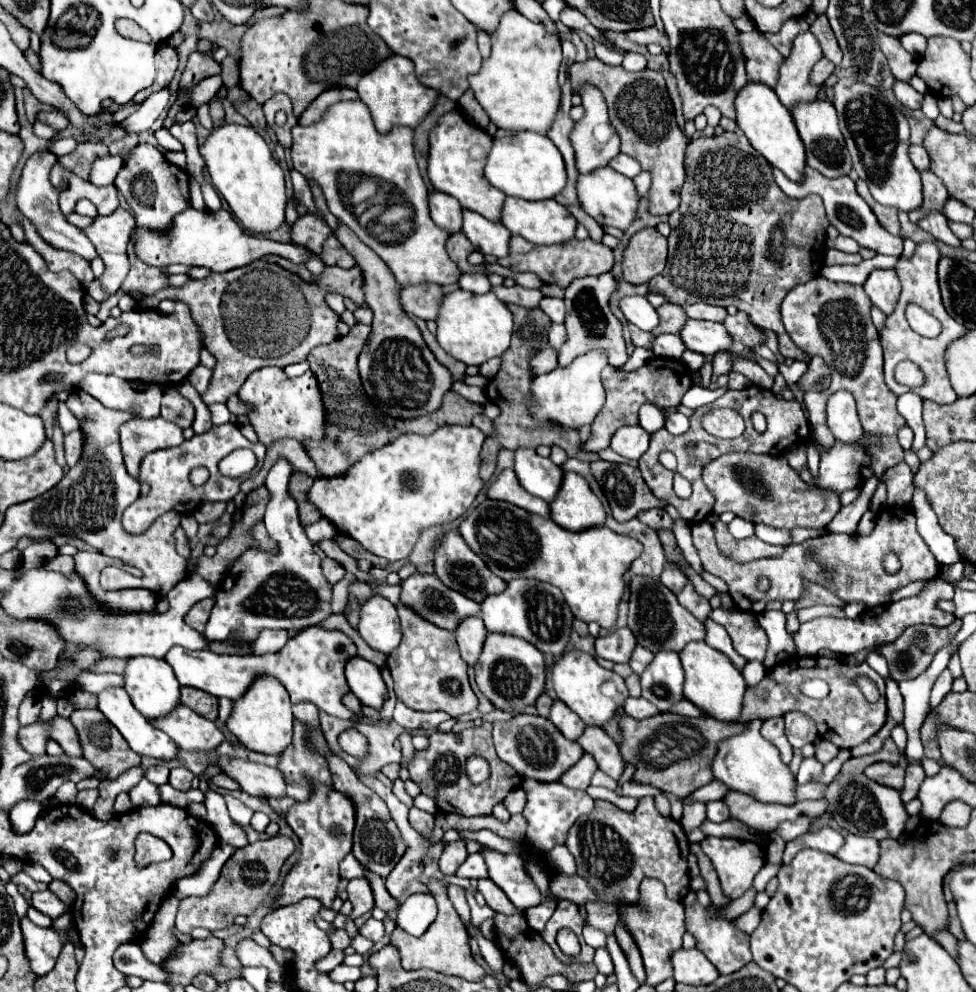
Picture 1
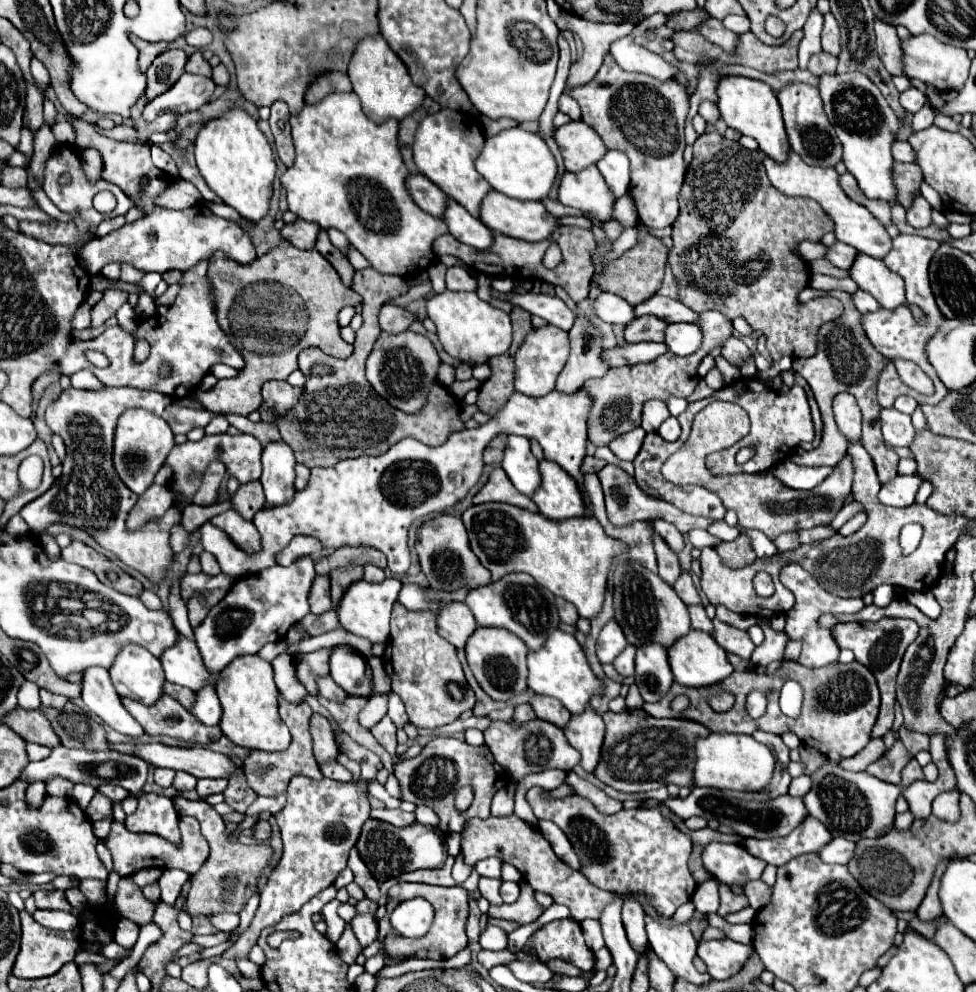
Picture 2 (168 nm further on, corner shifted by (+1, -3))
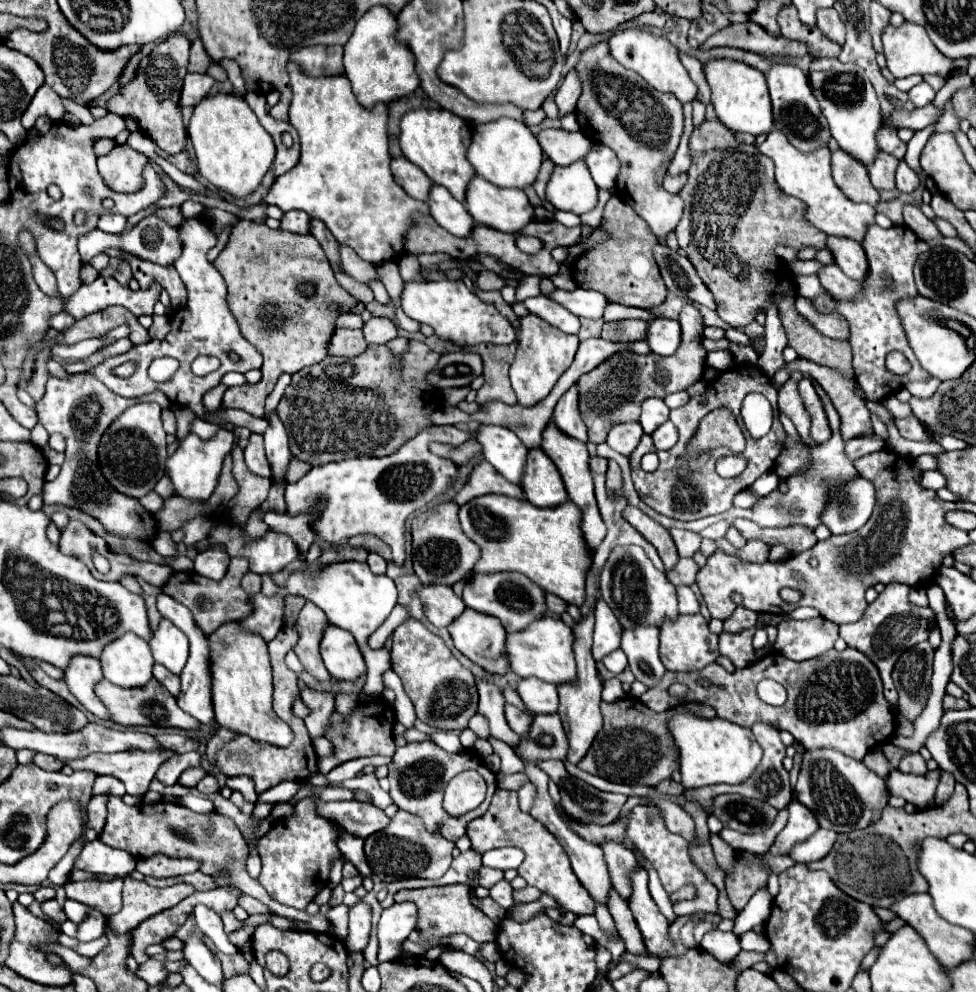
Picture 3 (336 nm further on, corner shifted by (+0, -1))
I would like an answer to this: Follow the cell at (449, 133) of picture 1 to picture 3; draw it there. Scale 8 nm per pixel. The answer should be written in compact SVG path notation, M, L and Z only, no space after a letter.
M442 108L410 110L400 120L400 148L404 158L422 168L424 174L434 184L448 188L448 192L460 202L464 202L468 180L474 176L472 164L466 160L466 148L470 144L470 136L472 136L470 124Z

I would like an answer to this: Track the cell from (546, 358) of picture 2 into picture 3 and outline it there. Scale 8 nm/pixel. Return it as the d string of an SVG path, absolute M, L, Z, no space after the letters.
M528 314L528 316L518 318L516 340L518 340L518 350L510 366L512 388L518 396L518 404L536 406L540 400L544 400L550 394L558 378L570 368L574 354L578 350L578 336L564 334L562 330L544 322L542 318Z

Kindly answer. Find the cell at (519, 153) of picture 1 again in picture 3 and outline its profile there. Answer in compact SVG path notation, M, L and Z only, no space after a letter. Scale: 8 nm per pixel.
M500 118L486 124L476 124L472 128L472 140L466 150L466 158L474 166L476 174L488 182L500 188L526 188L538 176L542 164L542 148L526 124L512 118Z

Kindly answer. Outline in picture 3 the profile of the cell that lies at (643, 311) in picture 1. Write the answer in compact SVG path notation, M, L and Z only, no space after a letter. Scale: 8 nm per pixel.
M556 288L552 294L548 294L548 298L552 298L554 302L558 302L580 318L602 318L602 312L608 304L608 300L600 292L584 288L576 288L572 292Z

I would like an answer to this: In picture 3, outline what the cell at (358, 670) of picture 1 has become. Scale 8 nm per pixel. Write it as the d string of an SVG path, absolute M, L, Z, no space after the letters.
M328 624L322 634L320 654L330 676L338 680L356 680L366 672L364 658L354 636L348 630Z

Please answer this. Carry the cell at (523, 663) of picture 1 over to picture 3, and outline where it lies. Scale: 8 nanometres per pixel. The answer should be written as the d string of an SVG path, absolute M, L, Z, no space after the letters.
M466 608L448 626L448 632L454 640L454 646L486 672L504 674L510 670L504 654L506 630L494 616Z

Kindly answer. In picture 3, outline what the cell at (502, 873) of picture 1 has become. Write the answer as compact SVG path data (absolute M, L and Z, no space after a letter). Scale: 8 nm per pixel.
M506 880L496 882L496 884L492 886L492 890L490 890L490 898L492 898L494 902L498 902L504 910L512 908L512 906L514 906L514 900L512 900L512 886L510 886L510 882L506 882Z

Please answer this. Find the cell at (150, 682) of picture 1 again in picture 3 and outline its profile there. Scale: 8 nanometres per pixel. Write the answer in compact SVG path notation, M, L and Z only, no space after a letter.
M134 632L106 644L100 654L104 678L122 688L144 686L152 678L154 658L146 640L140 640Z

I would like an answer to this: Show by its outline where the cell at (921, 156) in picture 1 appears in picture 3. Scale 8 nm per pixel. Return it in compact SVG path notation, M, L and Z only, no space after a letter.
M882 128L880 132L878 132L878 138L876 138L876 144L880 144L880 150L882 152L888 152L888 154L892 154L894 158L904 158L904 154L906 154L906 144L898 138L898 134L894 132L894 130L890 130L890 128Z

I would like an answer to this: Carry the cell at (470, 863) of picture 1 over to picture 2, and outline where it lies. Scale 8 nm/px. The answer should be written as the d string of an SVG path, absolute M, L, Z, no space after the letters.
M485 858L475 864L475 870L479 876L487 878L501 878L501 860L499 858Z

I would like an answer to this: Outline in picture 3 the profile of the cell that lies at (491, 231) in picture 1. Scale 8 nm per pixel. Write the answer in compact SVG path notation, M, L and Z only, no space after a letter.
M432 184L430 194L428 194L428 208L432 218L446 228L448 232L452 232L458 238L466 238L472 232L474 220L468 214L468 210L464 208L462 202L458 202L448 190L444 190L438 184Z

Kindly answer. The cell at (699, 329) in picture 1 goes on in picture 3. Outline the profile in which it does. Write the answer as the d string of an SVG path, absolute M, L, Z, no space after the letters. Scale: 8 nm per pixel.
M656 318L648 322L646 342L654 354L670 356L680 344L680 324L676 320Z

